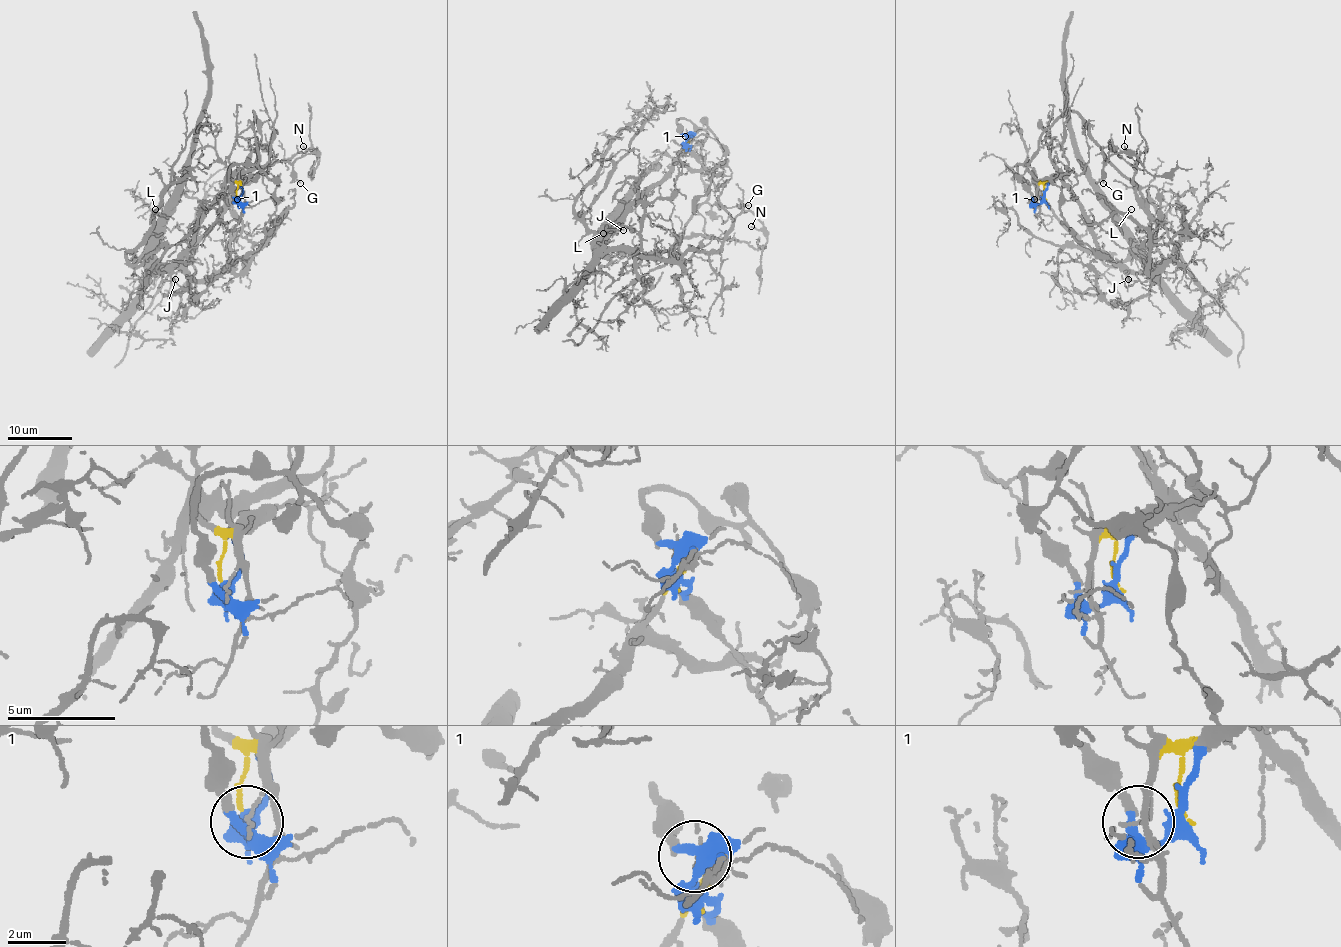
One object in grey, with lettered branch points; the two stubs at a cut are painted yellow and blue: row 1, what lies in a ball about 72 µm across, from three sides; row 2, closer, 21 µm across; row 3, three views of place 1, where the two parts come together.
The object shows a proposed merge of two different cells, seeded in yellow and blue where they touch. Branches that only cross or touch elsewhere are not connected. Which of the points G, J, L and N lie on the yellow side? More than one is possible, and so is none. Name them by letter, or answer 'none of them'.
J, L

